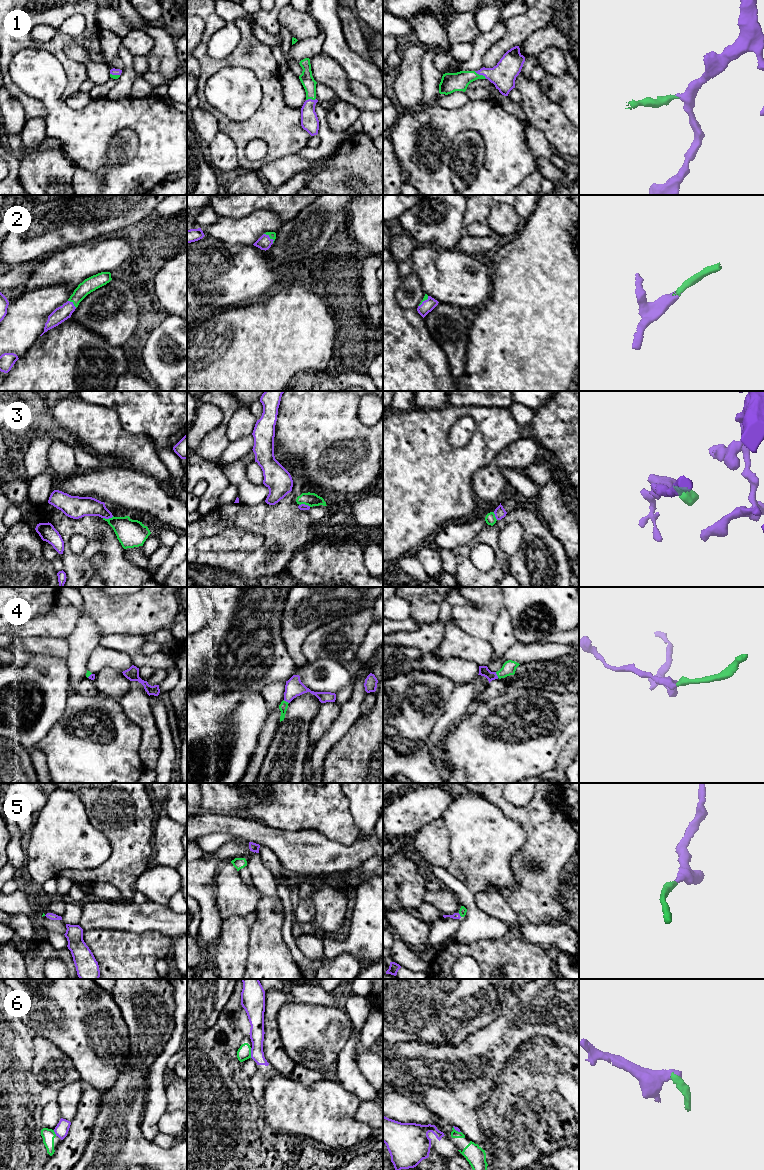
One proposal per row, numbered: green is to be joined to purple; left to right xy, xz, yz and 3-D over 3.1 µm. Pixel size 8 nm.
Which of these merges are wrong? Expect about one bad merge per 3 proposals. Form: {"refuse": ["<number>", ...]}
{"refuse": ["3", "6"]}

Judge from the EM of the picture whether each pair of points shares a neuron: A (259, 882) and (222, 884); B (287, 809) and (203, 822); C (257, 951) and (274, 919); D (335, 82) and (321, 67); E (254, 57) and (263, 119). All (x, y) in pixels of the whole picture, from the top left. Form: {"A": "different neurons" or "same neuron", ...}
{"A": "different neurons", "B": "different neurons", "C": "same neuron", "D": "same neuron", "E": "same neuron"}

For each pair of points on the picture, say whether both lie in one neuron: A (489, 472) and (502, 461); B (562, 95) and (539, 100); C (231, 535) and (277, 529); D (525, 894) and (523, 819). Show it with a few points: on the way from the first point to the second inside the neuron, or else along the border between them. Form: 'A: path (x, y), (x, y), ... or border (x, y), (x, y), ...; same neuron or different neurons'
A: border (494, 462), (500, 469); different neurons
B: border (538, 83), (541, 91), (557, 103), (565, 115); different neurons
C: border (230, 528), (258, 532), (263, 536), (264, 543); different neurons
D: path (544, 875), (546, 873), (546, 842), (542, 838); same neuron

